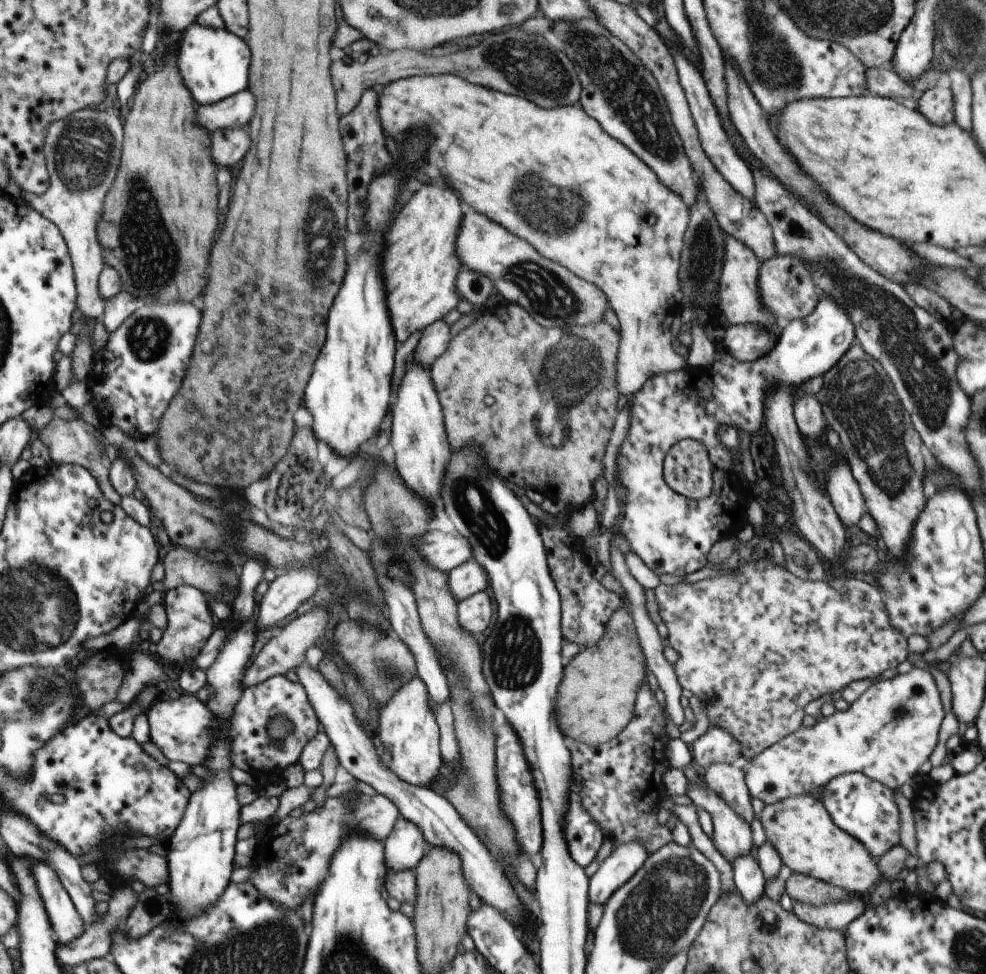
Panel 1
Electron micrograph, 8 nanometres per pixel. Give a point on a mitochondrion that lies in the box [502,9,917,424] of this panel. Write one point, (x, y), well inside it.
(623, 90)

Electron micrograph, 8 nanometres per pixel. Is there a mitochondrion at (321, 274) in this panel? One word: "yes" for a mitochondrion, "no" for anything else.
yes

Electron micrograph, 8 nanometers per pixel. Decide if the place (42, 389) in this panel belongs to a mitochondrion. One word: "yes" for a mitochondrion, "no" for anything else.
no

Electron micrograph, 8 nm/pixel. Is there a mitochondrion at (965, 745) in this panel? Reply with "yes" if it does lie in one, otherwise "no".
no

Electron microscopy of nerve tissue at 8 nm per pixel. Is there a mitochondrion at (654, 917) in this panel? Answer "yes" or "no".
yes

